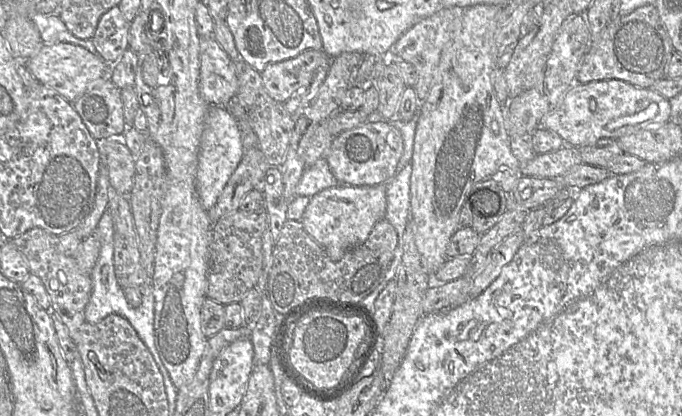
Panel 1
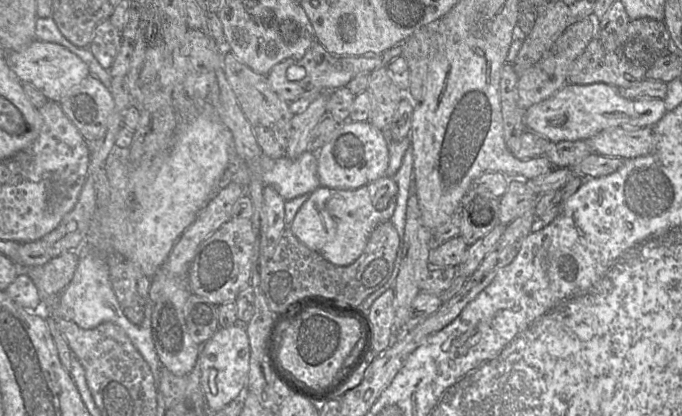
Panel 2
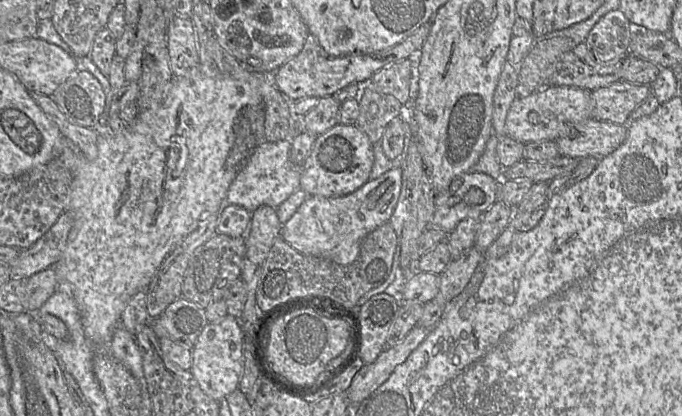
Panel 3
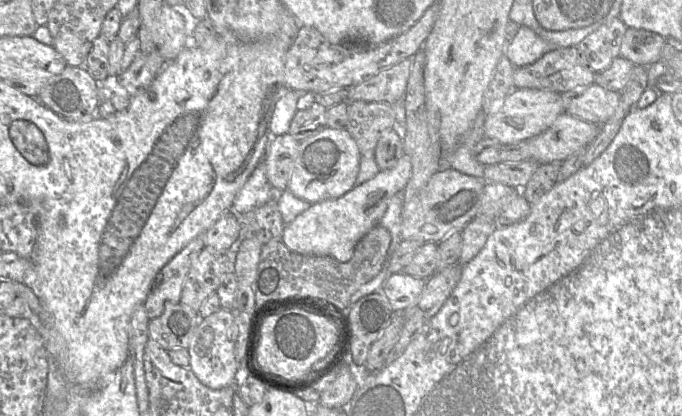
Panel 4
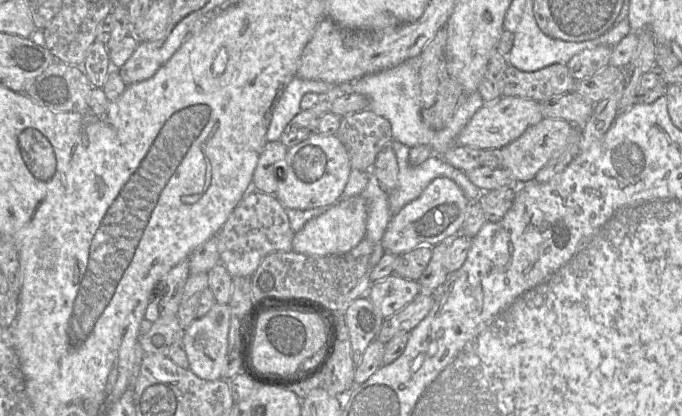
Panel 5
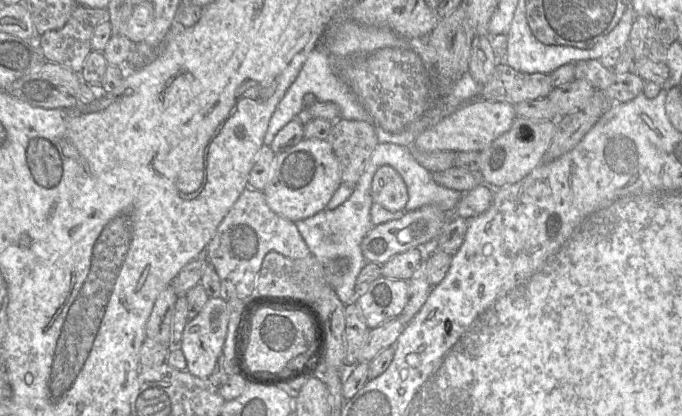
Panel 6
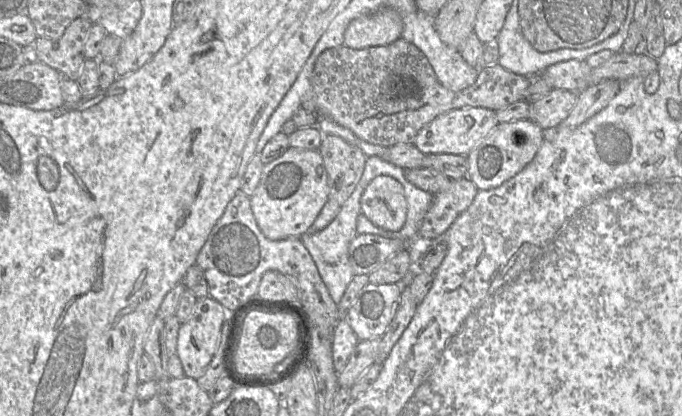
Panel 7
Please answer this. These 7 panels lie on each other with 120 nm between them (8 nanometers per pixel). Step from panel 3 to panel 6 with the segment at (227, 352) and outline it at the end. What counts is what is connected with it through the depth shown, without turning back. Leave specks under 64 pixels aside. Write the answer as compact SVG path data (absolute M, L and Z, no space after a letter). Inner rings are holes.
M209 297L202 310L186 323L181 346L186 362L187 370L201 379L208 379L222 352L229 322L229 309L227 301L220 297Z

